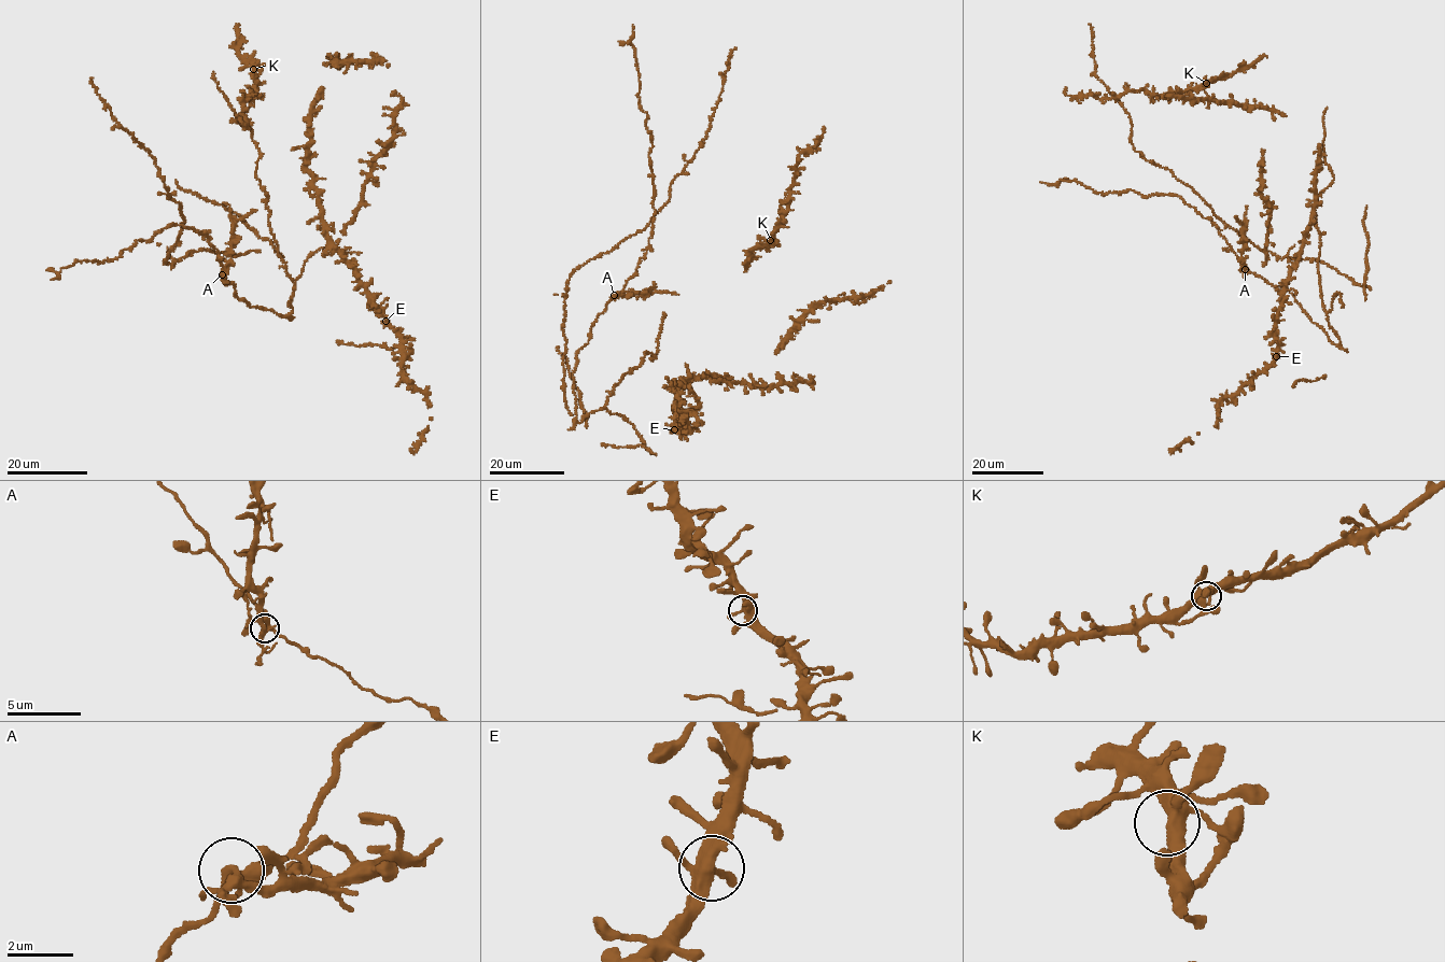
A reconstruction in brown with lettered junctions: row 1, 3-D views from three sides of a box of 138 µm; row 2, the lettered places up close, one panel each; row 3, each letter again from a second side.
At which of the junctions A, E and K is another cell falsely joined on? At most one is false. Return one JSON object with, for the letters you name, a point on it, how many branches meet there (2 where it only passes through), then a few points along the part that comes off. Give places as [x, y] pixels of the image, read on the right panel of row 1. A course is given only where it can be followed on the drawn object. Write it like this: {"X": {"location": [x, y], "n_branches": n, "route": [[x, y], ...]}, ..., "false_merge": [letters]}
{"A": {"location": [1245, 269], "n_branches": 5, "route": [[1245, 269], [1242, 256], [1245, 225], [1234, 216]]}, "false_merge": ["A"]}

